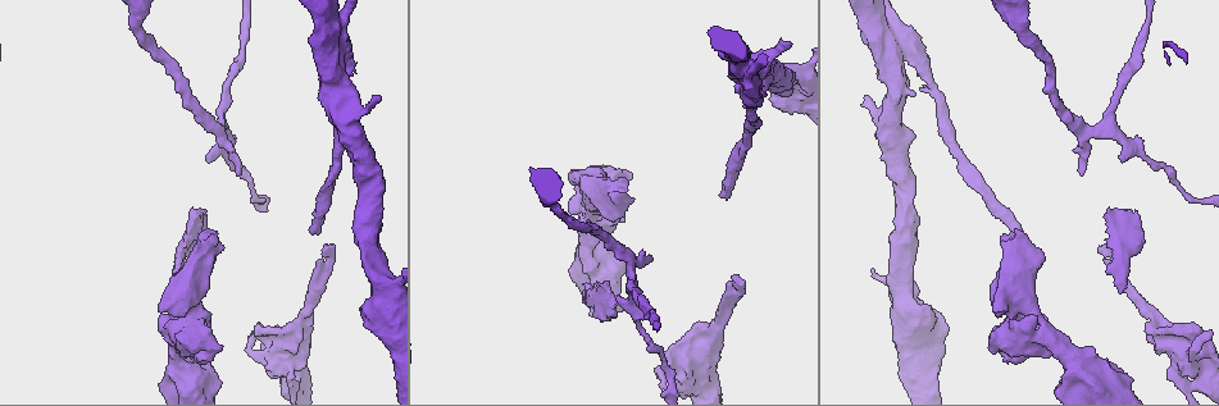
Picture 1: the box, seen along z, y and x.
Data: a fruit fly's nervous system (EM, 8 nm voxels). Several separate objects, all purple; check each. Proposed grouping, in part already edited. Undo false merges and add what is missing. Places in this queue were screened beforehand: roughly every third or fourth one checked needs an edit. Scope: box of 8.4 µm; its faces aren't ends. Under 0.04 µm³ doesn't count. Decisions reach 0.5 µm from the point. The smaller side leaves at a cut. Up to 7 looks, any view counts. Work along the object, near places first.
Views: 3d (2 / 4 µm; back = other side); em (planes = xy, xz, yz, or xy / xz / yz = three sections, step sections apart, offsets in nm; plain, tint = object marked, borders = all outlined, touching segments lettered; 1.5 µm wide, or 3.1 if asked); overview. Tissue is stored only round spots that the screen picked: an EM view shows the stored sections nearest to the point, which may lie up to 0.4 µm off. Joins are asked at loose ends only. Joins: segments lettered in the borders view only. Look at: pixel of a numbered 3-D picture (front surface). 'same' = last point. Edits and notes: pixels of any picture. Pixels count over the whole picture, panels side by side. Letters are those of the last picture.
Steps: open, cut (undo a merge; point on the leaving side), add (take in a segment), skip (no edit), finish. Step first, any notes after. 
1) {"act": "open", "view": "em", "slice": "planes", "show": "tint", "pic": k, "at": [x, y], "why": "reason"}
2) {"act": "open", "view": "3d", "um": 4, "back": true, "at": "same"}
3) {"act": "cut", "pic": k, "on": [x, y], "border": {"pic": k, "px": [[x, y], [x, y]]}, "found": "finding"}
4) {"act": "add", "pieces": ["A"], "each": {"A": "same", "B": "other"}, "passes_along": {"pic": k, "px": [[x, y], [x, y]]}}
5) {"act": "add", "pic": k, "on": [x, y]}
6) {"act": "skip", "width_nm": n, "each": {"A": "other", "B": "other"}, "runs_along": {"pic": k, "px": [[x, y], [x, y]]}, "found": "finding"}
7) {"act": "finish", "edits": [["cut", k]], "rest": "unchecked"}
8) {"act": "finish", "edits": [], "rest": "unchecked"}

{"act": "open", "view": "em", "slice": "planes", "show": "borders", "pic": 1, "at": [1002, 235], "why": "thick end"}

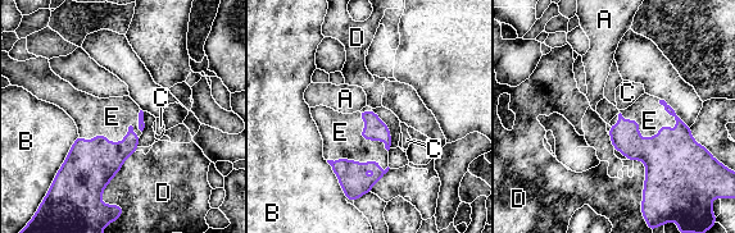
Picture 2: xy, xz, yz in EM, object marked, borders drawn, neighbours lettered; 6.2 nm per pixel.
{"act": "add", "pieces": ["E"], "each": {"A": "other", "B": "other", "C": "other", "D": "other", "E": "same"}, "passes_along": {"pic": 2, "px": [[668, 158], [638, 132], [647, 110]]}, "found": "the neuron continues"}

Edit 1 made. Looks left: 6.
{"act": "open", "view": "overview"}

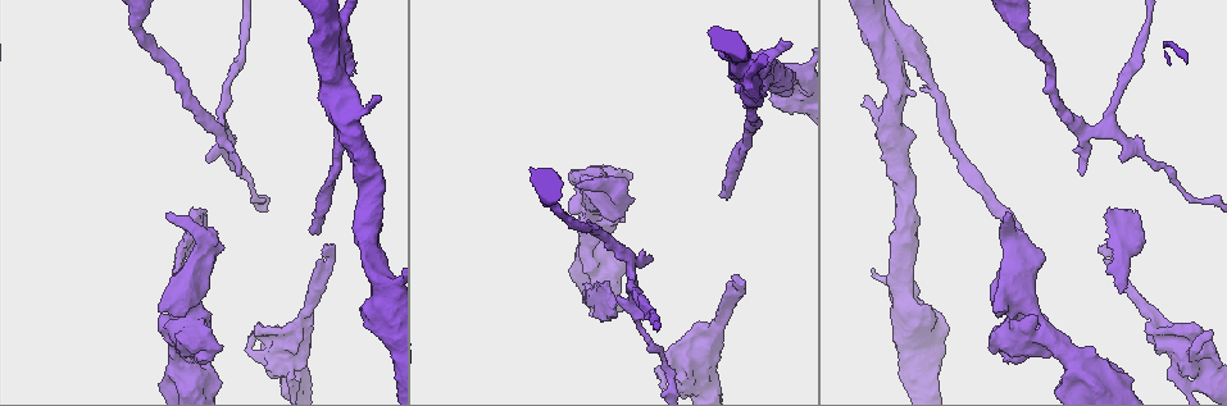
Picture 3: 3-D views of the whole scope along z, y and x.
{"act": "open", "view": "3d", "um": 2, "back": true, "pic": 3, "at": [735, 275], "why": "an open end"}

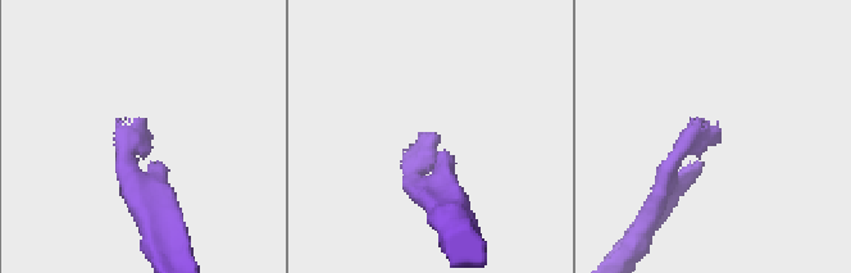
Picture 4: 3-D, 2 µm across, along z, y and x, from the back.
{"act": "open", "view": "em", "slice": "planes", "show": "borders", "pic": 4, "at": [147, 143], "why": "need the tissue"}

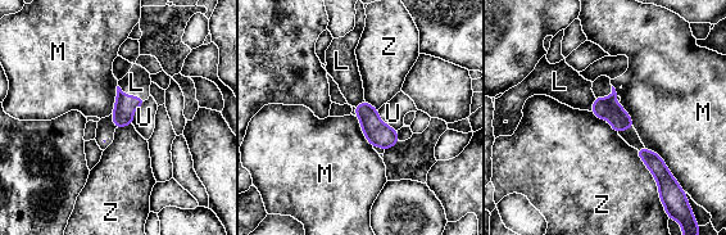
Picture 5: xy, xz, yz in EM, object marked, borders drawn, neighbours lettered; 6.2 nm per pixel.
{"act": "add", "pieces": ["L"], "each": {"L": "same", "M": "other", "U": "other", "Z": "other"}, "passes_along": {"pic": 5, "px": [[125, 105], [131, 96], [136, 82]]}, "found": "it goes on there"}

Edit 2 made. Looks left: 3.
{"act": "open", "view": "overview", "why": "see it whole again"}

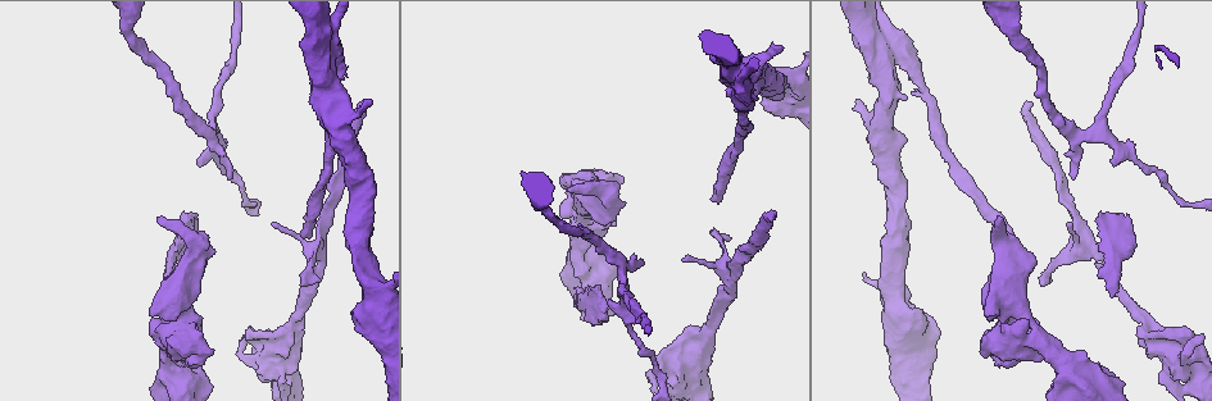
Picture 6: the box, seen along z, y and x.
{"act": "open", "view": "em", "slice": "yz", "step": 8, "show": "plain", "pic": 6, "at": [1111, 163], "why": "branch stops here"}

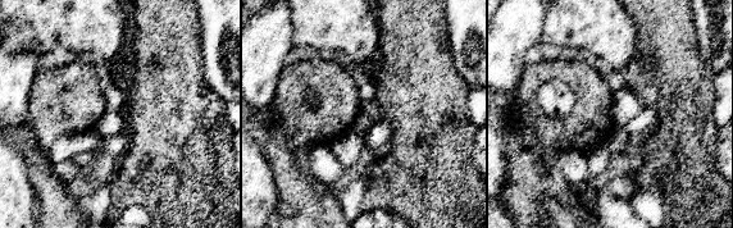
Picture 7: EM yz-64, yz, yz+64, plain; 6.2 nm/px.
{"act": "open", "view": "em", "slice": "yz", "step": 8, "show": "borders", "at": "same"}

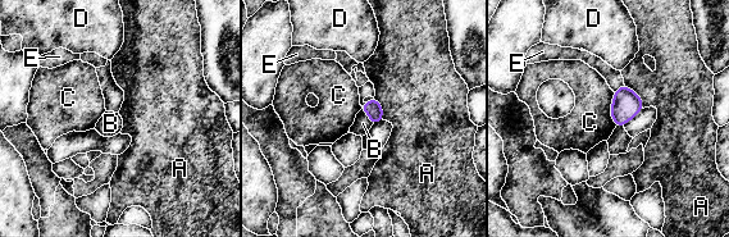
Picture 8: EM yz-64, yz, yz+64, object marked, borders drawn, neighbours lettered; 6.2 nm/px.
{"act": "skip", "each": {"A": "other", "B": "other", "C": "other", "D": "other", "E": "other"}, "border": {"pic": 8, "px": [[361, 108], [373, 123]]}, "found": "none of them fits"}

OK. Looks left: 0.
{"act": "finish", "edits": [["add", 2], ["add", 5]], "rest": "unchecked"}

